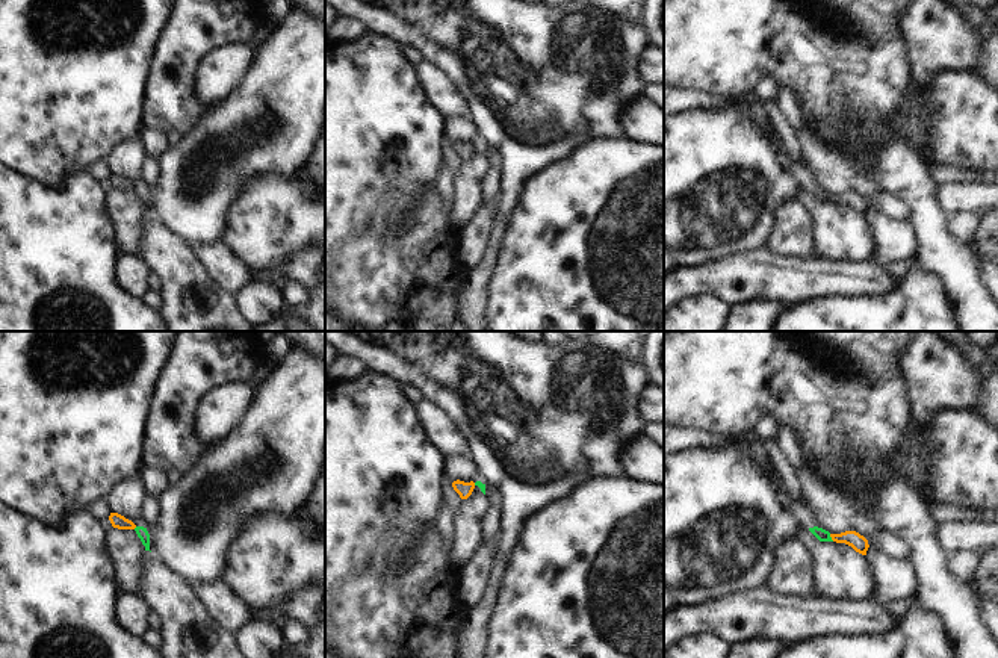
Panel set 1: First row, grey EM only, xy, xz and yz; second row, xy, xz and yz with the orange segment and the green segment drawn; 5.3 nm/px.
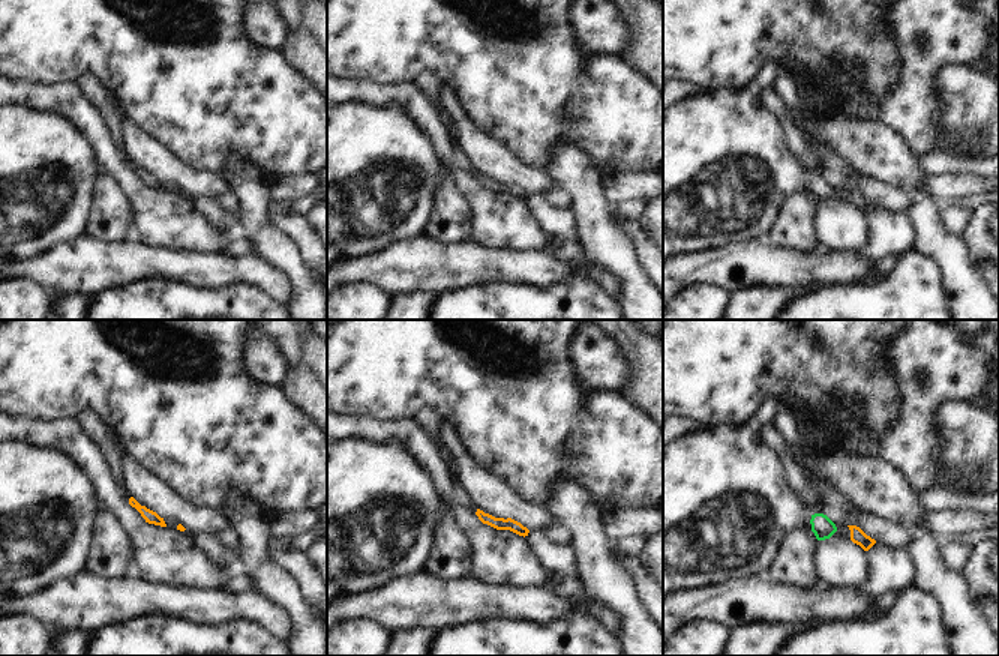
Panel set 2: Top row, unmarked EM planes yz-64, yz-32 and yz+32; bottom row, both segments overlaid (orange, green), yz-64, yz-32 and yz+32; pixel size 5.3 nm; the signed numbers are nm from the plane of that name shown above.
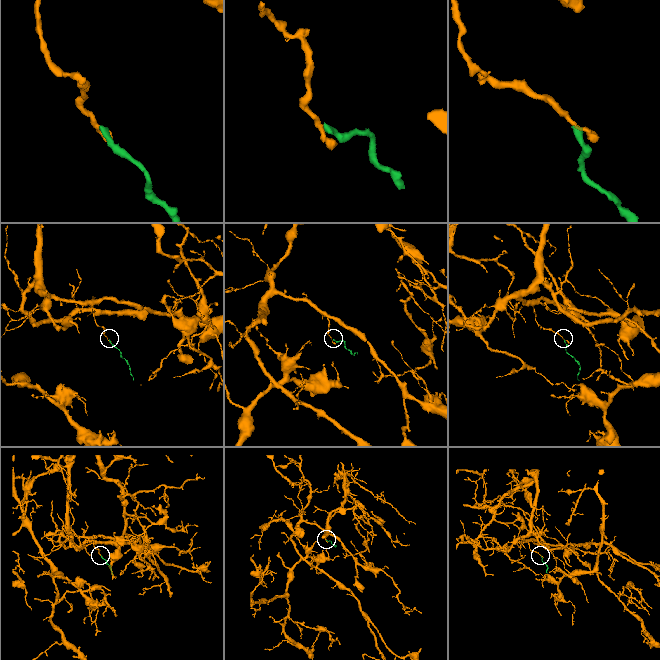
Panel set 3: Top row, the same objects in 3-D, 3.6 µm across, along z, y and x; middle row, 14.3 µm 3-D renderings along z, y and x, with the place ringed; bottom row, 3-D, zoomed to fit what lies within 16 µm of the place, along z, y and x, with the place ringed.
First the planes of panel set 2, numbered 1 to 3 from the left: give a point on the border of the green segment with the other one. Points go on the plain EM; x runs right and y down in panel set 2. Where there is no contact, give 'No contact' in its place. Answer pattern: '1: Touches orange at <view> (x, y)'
1: No contact
2: No contact
3: No contact.

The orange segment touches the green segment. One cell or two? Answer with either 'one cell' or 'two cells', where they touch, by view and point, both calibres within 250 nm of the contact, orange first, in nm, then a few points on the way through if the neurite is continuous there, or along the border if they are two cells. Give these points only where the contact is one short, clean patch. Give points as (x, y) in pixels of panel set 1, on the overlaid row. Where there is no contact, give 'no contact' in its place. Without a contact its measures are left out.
two cells; contact yz (830, 536); calibres 90 and 70 nm; border yz (829, 534), (833, 540)

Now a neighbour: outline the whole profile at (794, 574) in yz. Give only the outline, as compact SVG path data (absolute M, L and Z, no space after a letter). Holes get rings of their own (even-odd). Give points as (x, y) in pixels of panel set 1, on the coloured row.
M789 539L777 554L768 588L779 594L810 599L818 594L815 584L815 557L798 539Z

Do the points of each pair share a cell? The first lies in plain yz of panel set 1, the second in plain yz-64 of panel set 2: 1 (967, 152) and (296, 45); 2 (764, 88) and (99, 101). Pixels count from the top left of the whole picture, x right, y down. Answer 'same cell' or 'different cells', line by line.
1: different cells
2: same cell

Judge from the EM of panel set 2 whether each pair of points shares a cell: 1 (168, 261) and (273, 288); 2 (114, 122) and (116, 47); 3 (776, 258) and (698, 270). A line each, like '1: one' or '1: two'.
1: one
2: two
3: one

